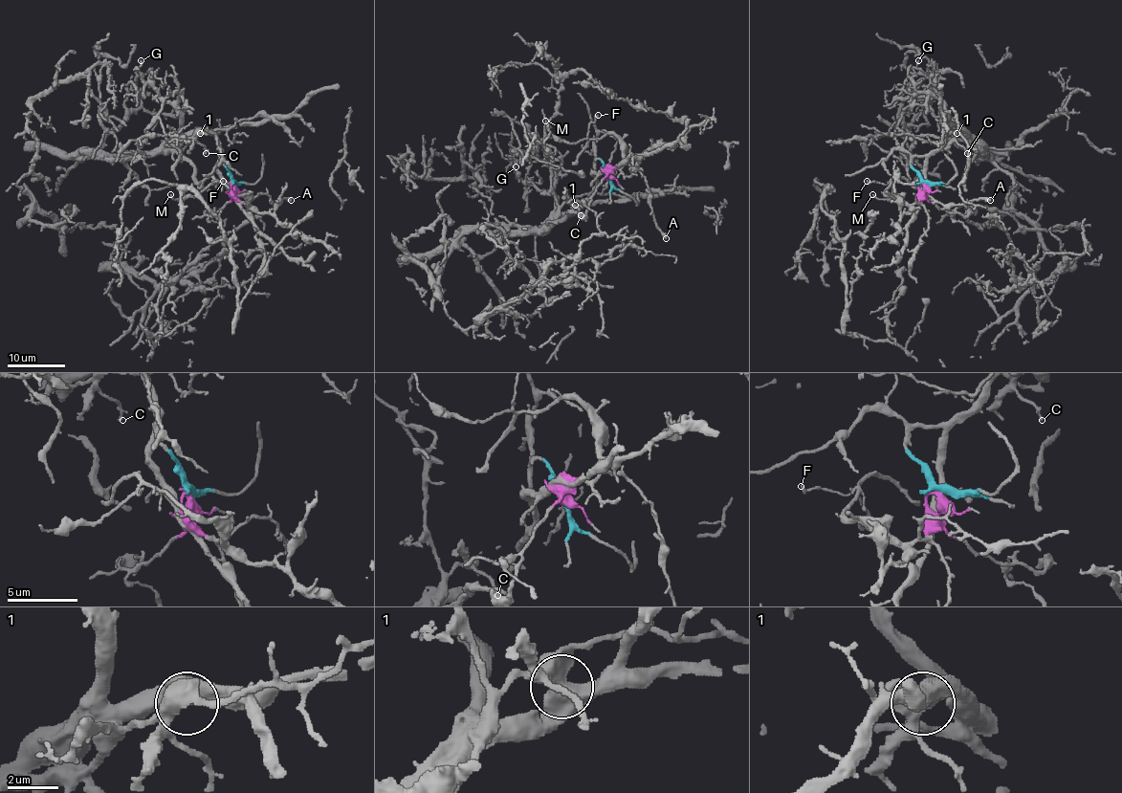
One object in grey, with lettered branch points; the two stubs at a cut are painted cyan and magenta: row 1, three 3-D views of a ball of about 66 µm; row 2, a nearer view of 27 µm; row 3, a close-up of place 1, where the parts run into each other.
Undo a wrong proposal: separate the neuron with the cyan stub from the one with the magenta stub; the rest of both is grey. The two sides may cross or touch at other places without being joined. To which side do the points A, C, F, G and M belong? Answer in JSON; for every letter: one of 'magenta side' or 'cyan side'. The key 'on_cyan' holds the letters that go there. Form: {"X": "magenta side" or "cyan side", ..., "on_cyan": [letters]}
{"A": "magenta side", "C": "cyan side", "F": "magenta side", "G": "cyan side", "M": "magenta side", "on_cyan": ["C", "G"]}

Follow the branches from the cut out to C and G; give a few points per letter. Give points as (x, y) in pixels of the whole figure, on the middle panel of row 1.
C: (607, 172), (599, 159), (596, 162), (596, 189), (587, 199), (577, 205), (571, 204), (582, 215)
G: (607, 172), (596, 160), (596, 189), (582, 207), (558, 212), (555, 198), (527, 185), (517, 176), (516, 165)

